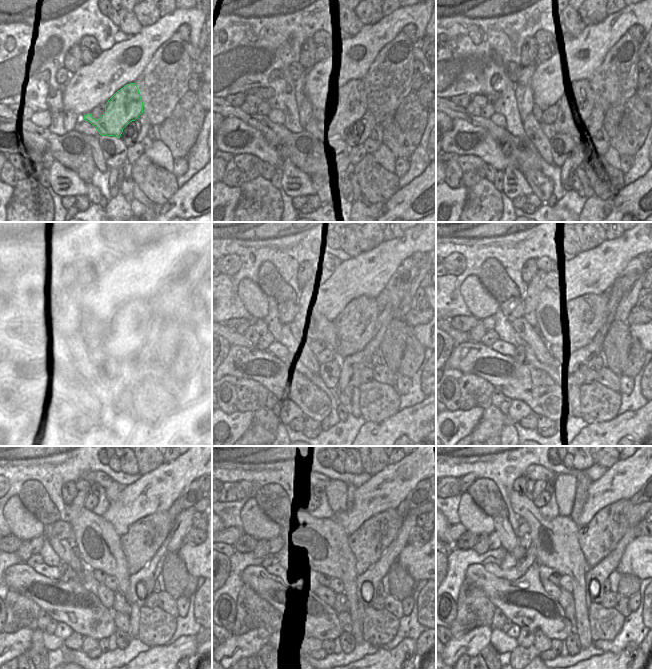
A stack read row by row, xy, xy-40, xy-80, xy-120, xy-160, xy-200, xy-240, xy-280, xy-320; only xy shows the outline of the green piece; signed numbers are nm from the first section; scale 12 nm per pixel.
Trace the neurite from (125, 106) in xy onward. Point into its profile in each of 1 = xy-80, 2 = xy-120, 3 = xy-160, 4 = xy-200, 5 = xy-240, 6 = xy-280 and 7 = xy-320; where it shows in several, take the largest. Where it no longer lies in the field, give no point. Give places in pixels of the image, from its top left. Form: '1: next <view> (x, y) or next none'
1: next xy-80 (575, 105)
2: next xy-120 (128, 328)
3: next xy-160 (355, 324)
4: next xy-200 (584, 319)
5: next xy-240 (143, 539)
6: next xy-280 (369, 541)
7: next xy-320 (598, 538)

